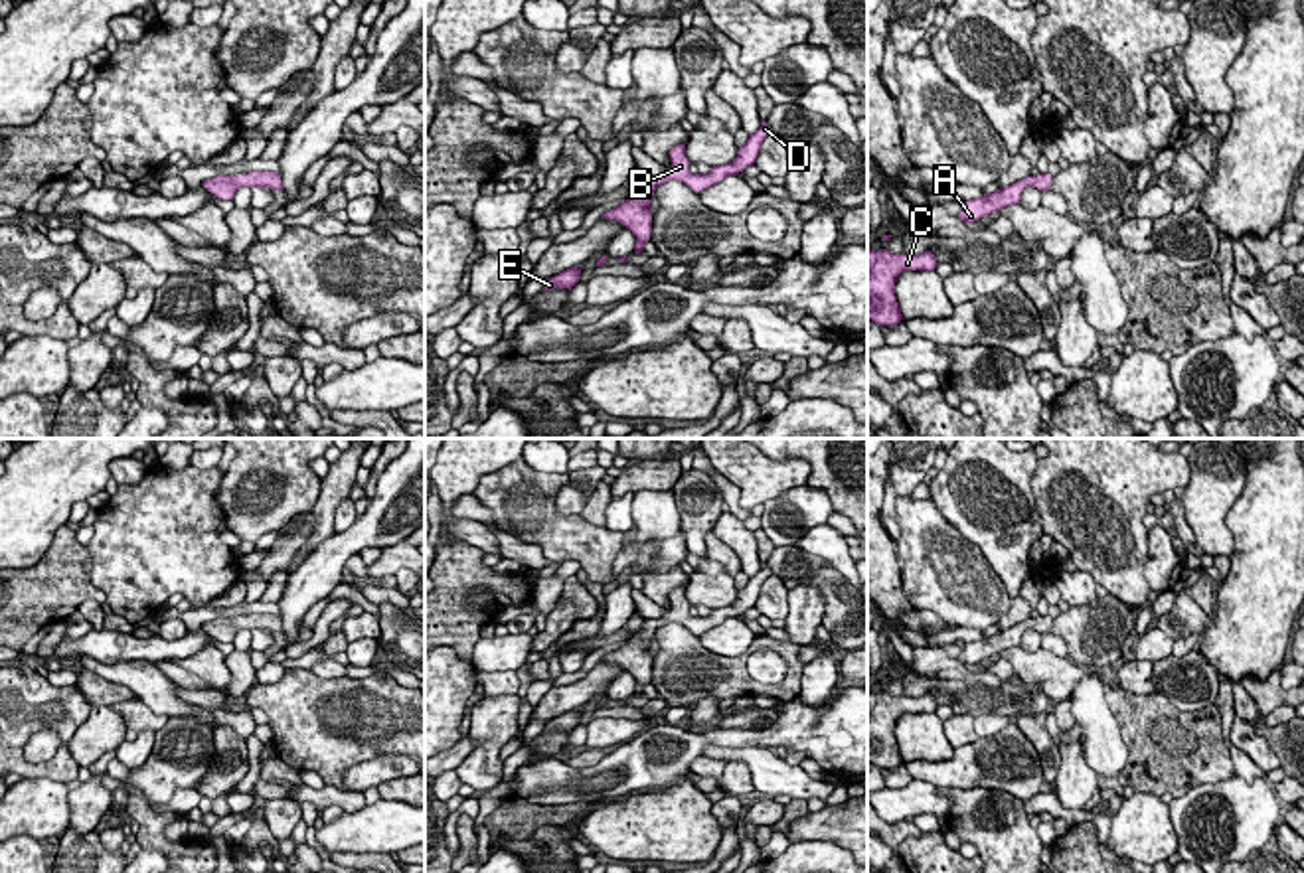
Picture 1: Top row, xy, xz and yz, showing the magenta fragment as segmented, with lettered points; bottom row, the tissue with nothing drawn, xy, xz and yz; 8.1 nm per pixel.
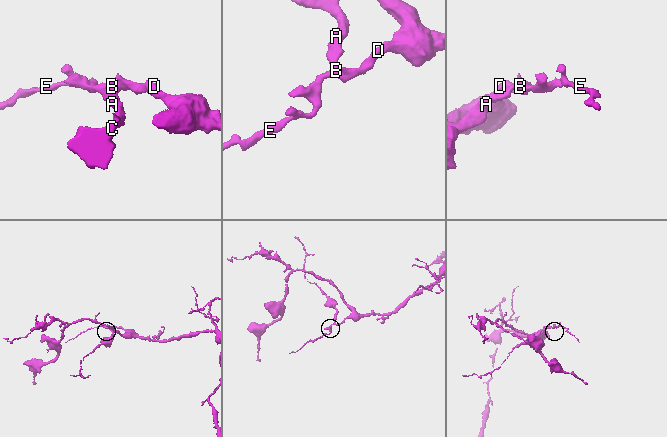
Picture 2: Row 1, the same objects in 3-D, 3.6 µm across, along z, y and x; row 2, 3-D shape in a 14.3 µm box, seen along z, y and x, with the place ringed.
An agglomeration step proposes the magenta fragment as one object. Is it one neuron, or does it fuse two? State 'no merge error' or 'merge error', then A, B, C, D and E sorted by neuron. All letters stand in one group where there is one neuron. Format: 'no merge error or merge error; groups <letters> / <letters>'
no merge error; groups A B C D E

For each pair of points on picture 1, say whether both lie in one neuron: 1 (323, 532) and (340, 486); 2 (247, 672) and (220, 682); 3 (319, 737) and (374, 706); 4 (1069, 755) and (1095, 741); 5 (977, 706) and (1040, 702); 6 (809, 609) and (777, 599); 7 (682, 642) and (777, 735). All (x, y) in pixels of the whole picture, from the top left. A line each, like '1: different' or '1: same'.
1: same
2: different
3: same
4: different
5: same
6: different
7: different

